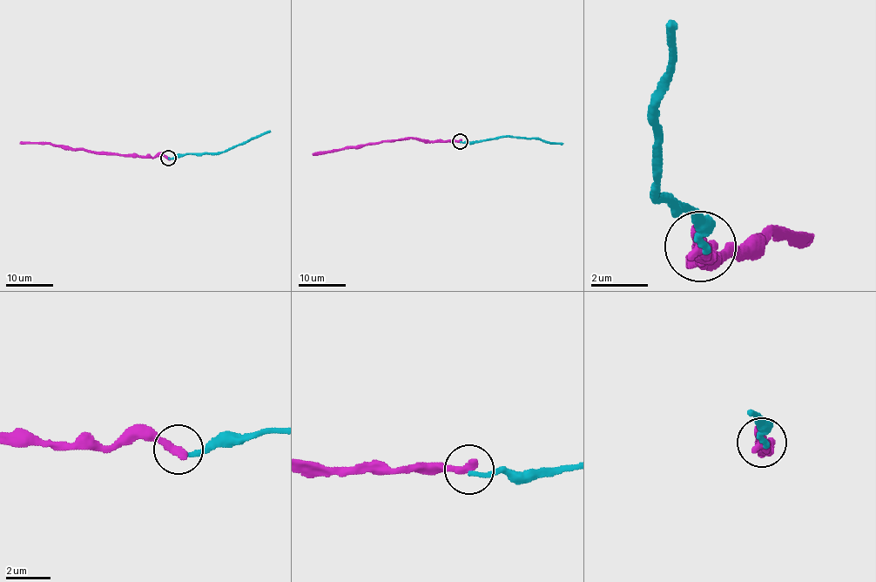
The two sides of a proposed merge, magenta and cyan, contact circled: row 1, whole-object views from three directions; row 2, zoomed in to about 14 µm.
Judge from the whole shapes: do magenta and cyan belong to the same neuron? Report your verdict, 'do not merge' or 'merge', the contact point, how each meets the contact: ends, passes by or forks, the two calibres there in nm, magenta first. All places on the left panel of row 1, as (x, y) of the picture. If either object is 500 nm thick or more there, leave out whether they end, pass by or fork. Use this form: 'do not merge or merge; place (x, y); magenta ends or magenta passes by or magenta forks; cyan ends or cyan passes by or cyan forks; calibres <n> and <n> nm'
do not merge; place (168, 158); magenta ends; cyan ends; calibres 400 and 200 nm

